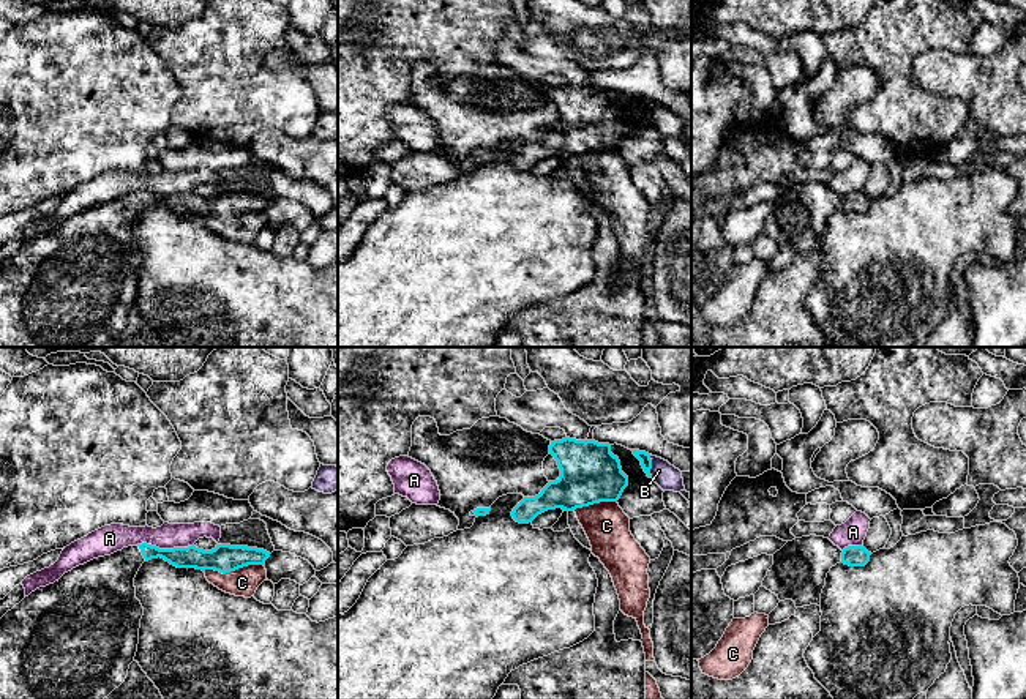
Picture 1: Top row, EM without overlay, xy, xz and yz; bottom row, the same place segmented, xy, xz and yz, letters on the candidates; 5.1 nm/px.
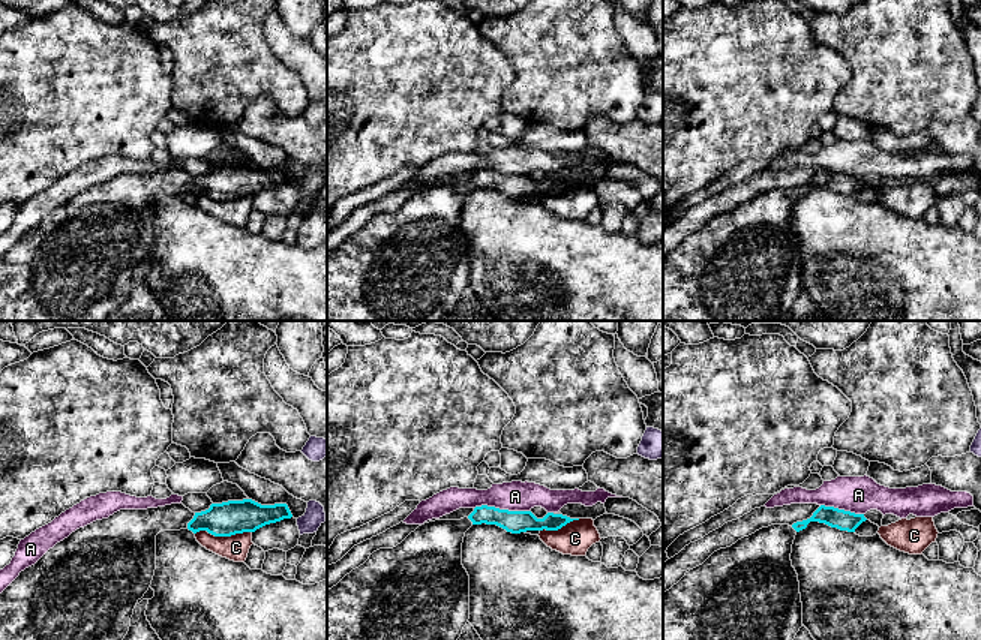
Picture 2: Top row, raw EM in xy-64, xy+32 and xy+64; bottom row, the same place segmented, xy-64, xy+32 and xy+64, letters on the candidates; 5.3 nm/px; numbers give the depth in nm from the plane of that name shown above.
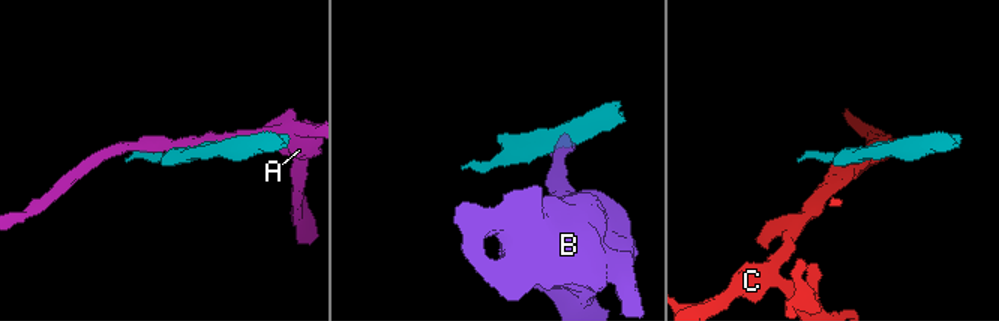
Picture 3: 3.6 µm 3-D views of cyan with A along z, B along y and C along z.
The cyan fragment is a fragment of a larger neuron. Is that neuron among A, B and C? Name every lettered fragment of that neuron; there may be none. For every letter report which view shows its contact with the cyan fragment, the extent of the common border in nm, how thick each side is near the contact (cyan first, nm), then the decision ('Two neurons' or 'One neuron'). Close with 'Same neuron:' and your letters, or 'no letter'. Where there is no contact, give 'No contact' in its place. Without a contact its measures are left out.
A: Touches cyan in xy. Shared border 300 nm. Thickness 110 nm (cyan) against 130 nm. Two neurons
B: Touches cyan in xz. Shared border 120 nm. Thickness 60 nm (cyan) against 130 nm. Two neurons
C: Touches cyan in xy. Shared border 300 nm. Thickness 140 nm (cyan) against 140 nm. Two neurons
Same neuron: no letter

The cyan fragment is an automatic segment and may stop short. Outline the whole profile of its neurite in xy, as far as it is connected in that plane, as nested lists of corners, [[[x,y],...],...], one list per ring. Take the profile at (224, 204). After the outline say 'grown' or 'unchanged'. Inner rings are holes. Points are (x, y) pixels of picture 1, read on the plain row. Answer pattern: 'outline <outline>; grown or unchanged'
outline [[[142,189],[137,193],[123,194],[122,197],[117,197],[110,202],[98,204],[73,215],[54,230],[39,234],[35,238],[32,238],[0,265],[0,347],[104,347],[115,335],[118,335],[128,322],[129,311],[134,308],[139,290],[140,265],[144,262],[144,254],[140,248],[136,245],[134,224],[144,208],[158,204],[164,205],[177,215],[196,215],[202,218],[215,216],[226,221],[248,211],[265,211],[265,207],[270,204],[270,199],[257,194],[230,191],[216,191],[216,194],[212,197],[199,196],[194,191],[188,194],[159,196],[156,193]]]; grown

